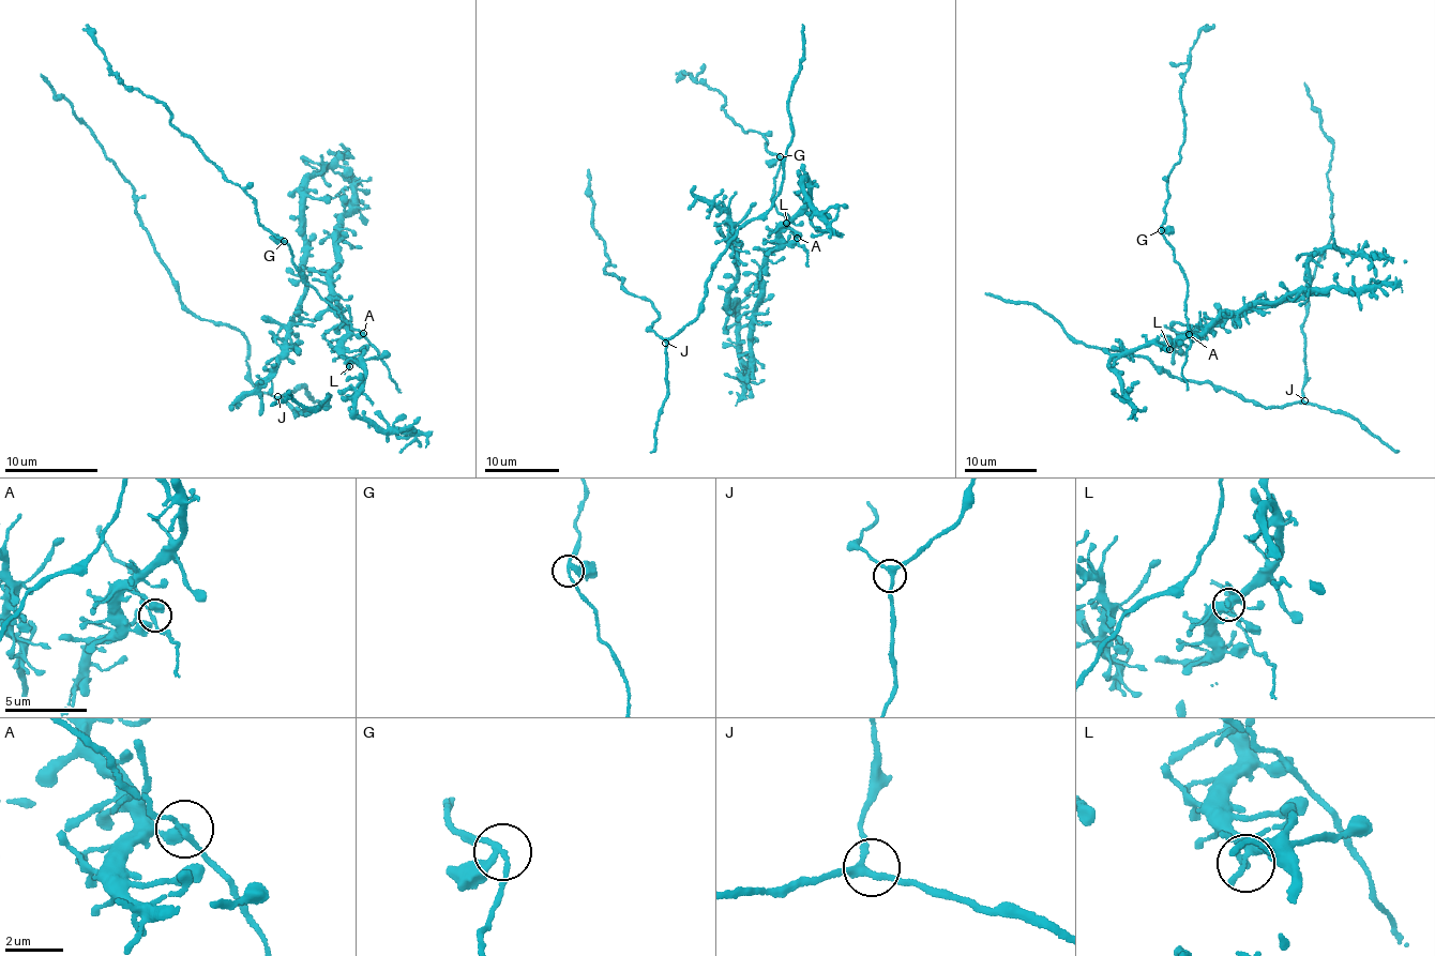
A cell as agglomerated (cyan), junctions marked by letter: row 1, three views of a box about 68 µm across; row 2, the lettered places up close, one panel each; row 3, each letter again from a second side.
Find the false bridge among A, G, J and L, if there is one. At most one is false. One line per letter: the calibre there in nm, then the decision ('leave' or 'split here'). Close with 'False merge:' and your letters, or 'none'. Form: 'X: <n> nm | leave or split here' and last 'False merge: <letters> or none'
A: 200 nm | leave
G: 200 nm | leave
J: 240 nm | leave
L: 200 nm | leave
False merge: none

